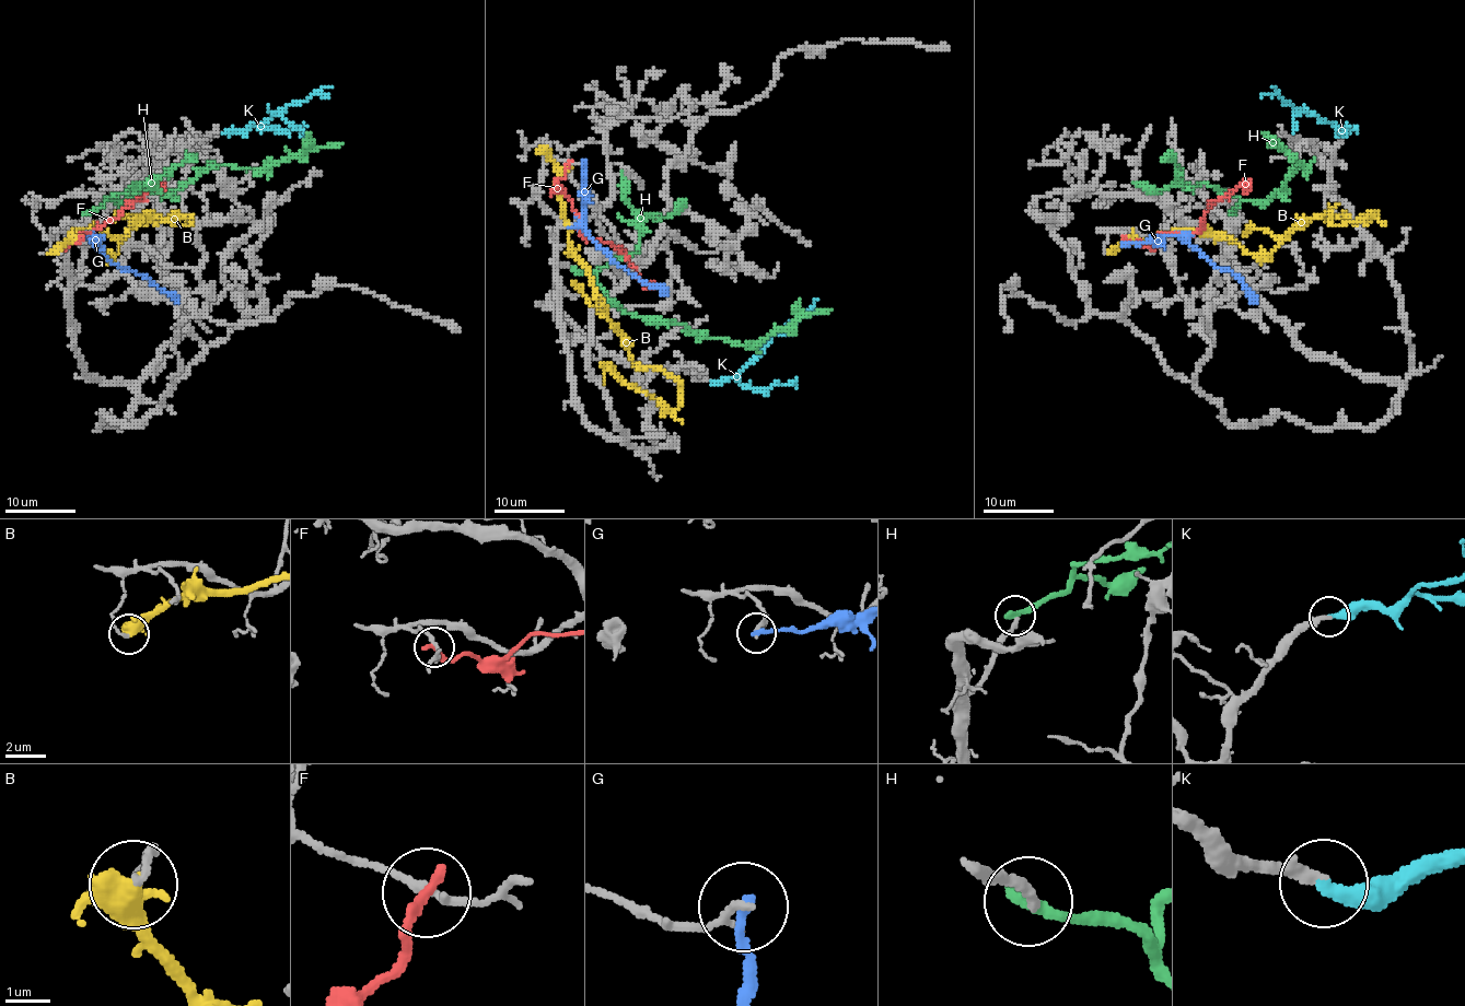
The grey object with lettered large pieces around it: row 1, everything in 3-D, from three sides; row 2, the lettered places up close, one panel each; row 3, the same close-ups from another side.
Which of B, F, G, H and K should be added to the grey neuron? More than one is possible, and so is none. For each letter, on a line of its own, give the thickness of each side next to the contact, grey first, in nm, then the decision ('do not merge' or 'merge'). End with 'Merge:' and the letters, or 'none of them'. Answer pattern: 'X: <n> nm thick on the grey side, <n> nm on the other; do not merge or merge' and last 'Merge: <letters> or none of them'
B: 140 nm thick on the grey side, 380 nm on the other; do not merge
F: 160 nm thick on the grey side, 280 nm on the other; do not merge
G: 200 nm thick on the grey side, 220 nm on the other; do not merge
H: 240 nm thick on the grey side, 320 nm on the other; do not merge
K: 260 nm thick on the grey side, 360 nm on the other; merge
Merge: K

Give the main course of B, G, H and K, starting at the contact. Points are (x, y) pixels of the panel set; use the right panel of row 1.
B: (1108, 254), (1190, 230), (1262, 254), (1324, 213), (1334, 225), (1372, 217), (1330, 213), (1339, 205)
G: (1123, 245), (1179, 236), (1216, 267), (1230, 270), (1256, 301)
H: (1231, 213), (1242, 201), (1263, 202), (1279, 192), (1299, 164), (1307, 171), (1285, 150), (1270, 144)
K: (1344, 133), (1313, 114), (1301, 112), (1277, 94), (1262, 94)

